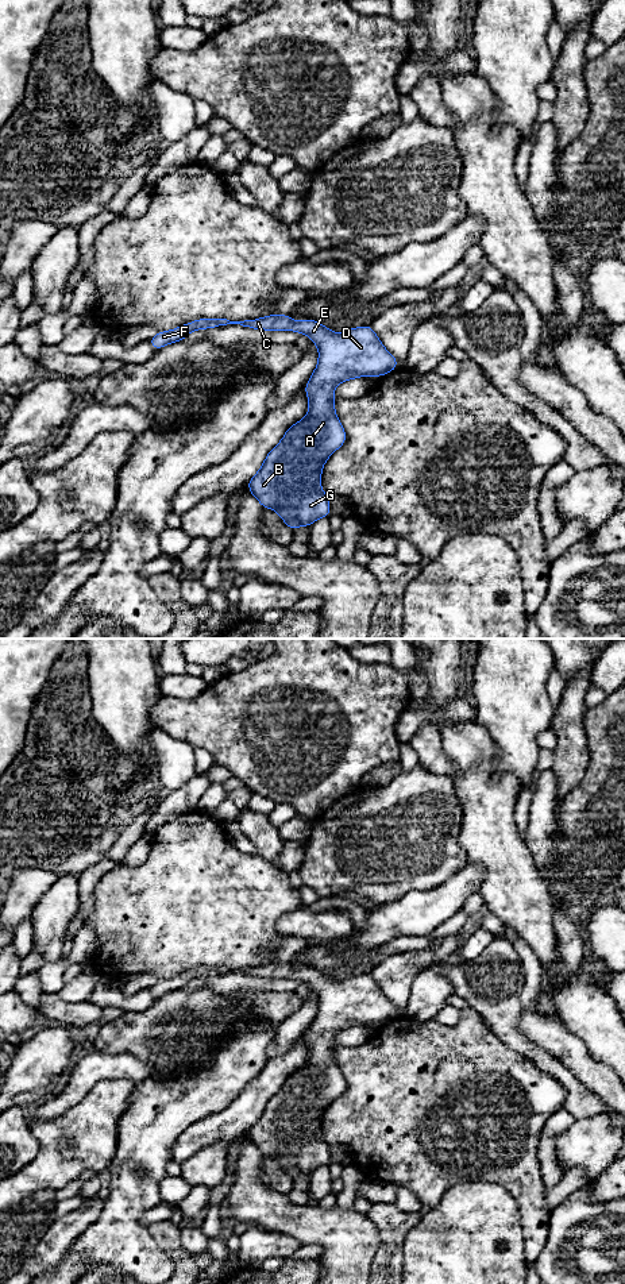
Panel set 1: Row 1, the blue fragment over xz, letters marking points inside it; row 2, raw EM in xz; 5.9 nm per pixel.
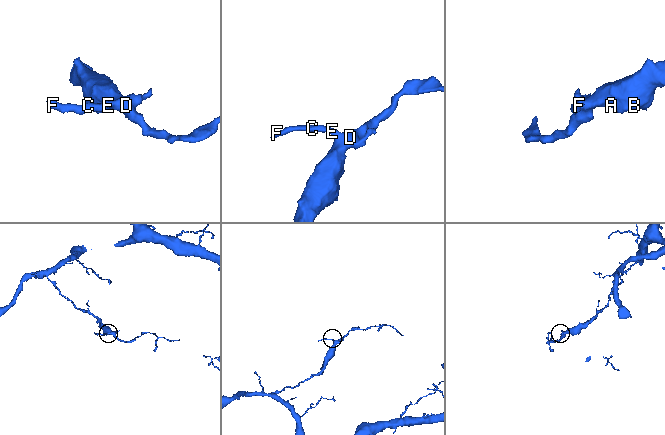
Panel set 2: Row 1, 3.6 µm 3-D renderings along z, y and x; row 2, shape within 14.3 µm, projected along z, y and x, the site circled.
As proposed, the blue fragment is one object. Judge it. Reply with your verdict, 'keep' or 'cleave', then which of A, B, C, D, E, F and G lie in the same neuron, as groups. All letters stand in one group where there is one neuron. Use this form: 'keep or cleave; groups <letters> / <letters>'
keep; groups A B C D E F G

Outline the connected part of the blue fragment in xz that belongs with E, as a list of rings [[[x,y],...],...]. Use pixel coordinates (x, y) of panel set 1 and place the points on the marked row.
[[[270,315],[255,320],[229,321],[227,319],[197,319],[170,331],[161,331],[148,342],[159,350],[170,343],[184,340],[190,332],[207,328],[240,324],[251,329],[296,331],[310,338],[319,348],[317,367],[305,385],[309,401],[306,416],[289,427],[282,440],[269,451],[259,471],[248,481],[250,493],[261,502],[262,508],[274,509],[283,523],[292,529],[316,520],[329,517],[329,496],[321,490],[321,473],[328,458],[346,443],[344,428],[336,416],[333,392],[346,381],[359,377],[383,377],[397,367],[397,358],[391,355],[370,325],[347,329],[342,333],[332,332],[328,327],[310,320],[294,321],[289,315]]]

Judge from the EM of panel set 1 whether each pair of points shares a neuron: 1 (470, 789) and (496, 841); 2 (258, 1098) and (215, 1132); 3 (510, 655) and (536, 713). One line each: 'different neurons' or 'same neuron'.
1: same neuron
2: same neuron
3: same neuron

